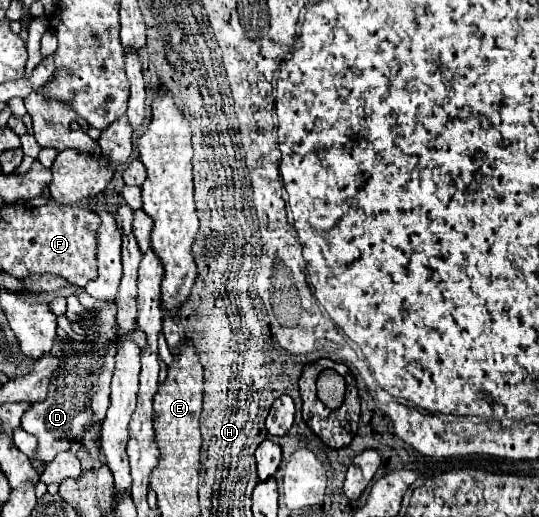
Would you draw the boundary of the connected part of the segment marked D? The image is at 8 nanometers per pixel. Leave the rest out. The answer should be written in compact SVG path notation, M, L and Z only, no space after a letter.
M68 297L66 317L70 323L82 325L84 337L86 337L84 341L90 343L92 349L86 349L86 351L66 349L50 381L48 397L40 403L30 403L30 407L22 415L22 429L26 433L32 433L38 439L38 449L34 457L30 457L32 467L36 469L38 475L42 475L44 465L50 463L60 451L68 451L72 443L80 441L84 431L94 423L94 419L102 421L110 405L110 379L114 373L116 347L108 343L118 339L114 303L108 301L102 309L86 309L80 305L76 297Z

